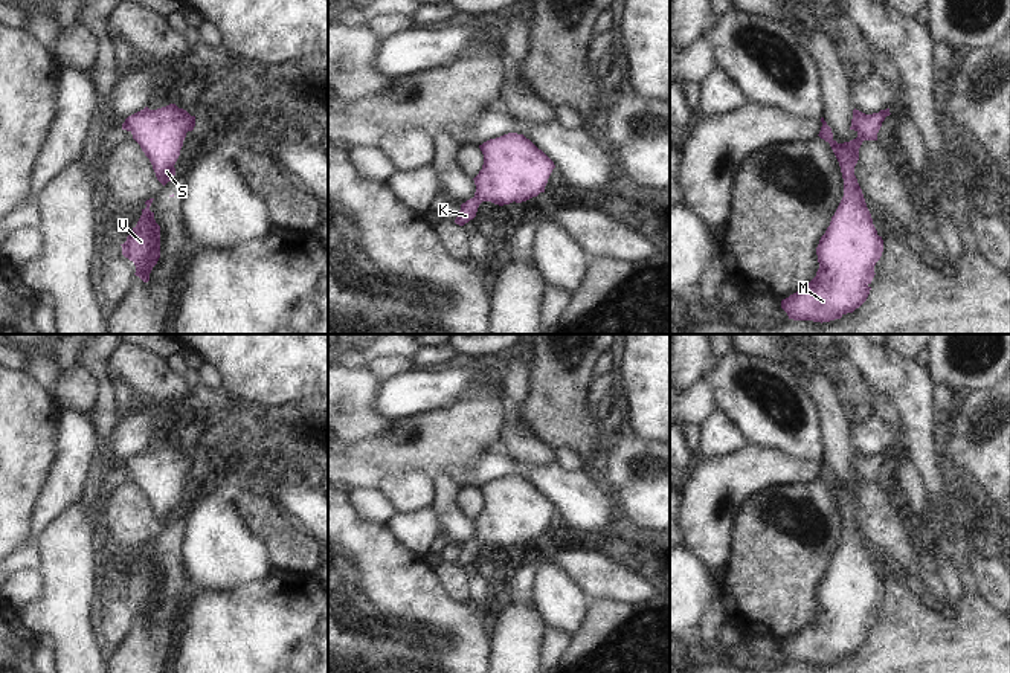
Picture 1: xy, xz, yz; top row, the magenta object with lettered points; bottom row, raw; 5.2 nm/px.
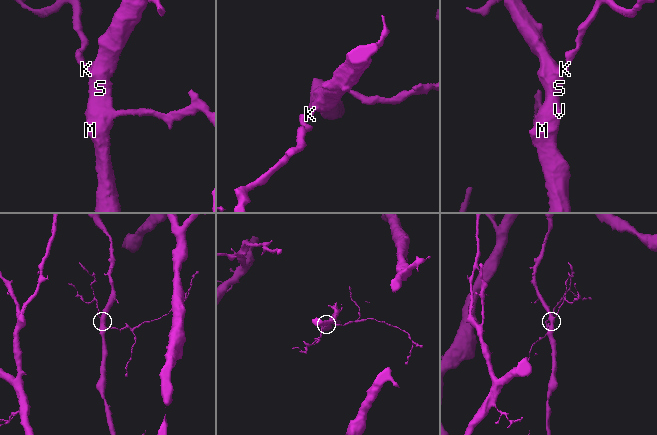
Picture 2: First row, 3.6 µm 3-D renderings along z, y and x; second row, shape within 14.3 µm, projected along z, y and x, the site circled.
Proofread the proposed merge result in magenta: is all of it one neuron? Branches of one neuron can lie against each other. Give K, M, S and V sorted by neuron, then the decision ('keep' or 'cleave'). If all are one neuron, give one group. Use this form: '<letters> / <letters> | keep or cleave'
K M S V | keep

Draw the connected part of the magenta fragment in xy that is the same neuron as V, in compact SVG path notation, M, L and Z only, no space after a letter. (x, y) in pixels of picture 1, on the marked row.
M154 198L145 201L146 208L137 224L122 246L122 255L134 262L136 276L143 282L150 281L150 273L160 258L160 226L154 220L154 212L150 206Z

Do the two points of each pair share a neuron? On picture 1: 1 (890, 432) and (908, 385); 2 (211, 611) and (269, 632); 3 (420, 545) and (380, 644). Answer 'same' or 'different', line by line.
1: different
2: same
3: different

